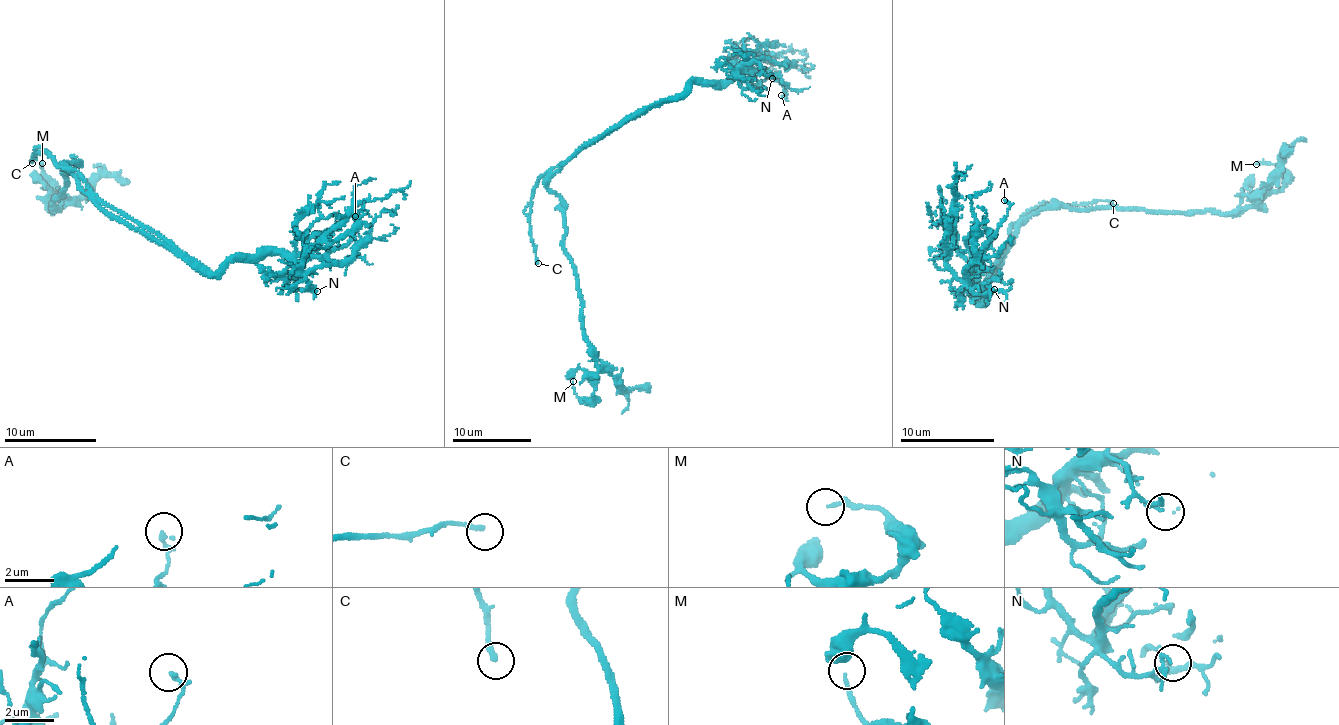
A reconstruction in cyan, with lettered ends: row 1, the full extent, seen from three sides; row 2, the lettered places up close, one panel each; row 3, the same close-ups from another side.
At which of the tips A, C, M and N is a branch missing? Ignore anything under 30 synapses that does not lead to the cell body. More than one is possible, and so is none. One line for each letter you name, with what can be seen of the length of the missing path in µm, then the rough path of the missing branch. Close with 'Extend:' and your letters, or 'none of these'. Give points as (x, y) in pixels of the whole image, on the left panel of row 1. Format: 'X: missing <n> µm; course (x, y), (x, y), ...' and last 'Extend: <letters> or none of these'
C: missing 35 µm; course (32, 163), (36, 177), (22, 194), (26, 207), (17, 218), (37, 251), (73, 280), (77, 297), (86, 294)
Extend: C

